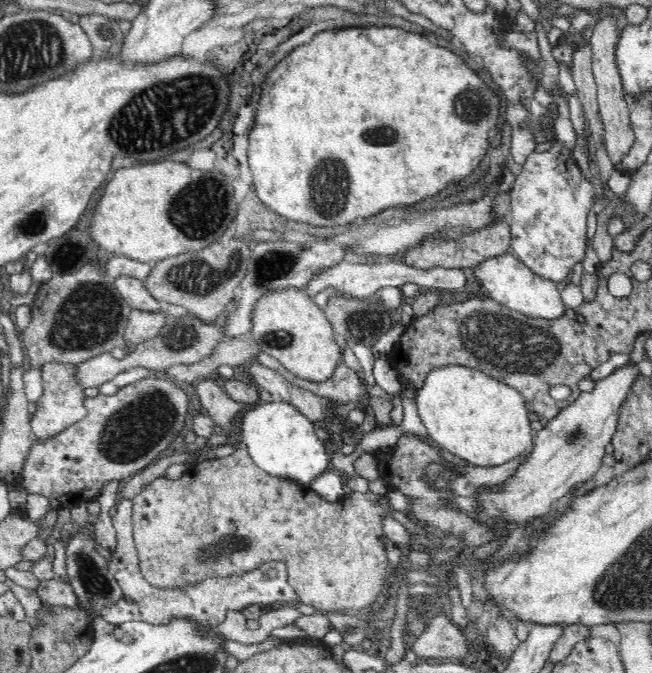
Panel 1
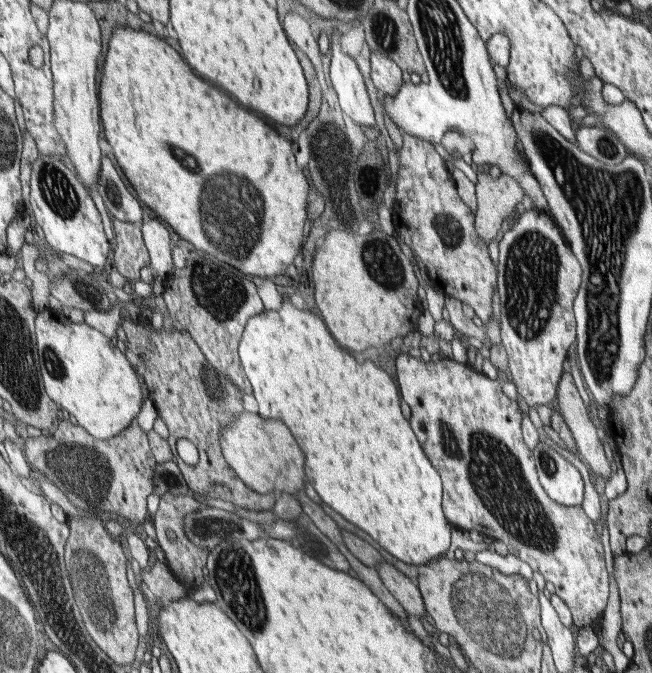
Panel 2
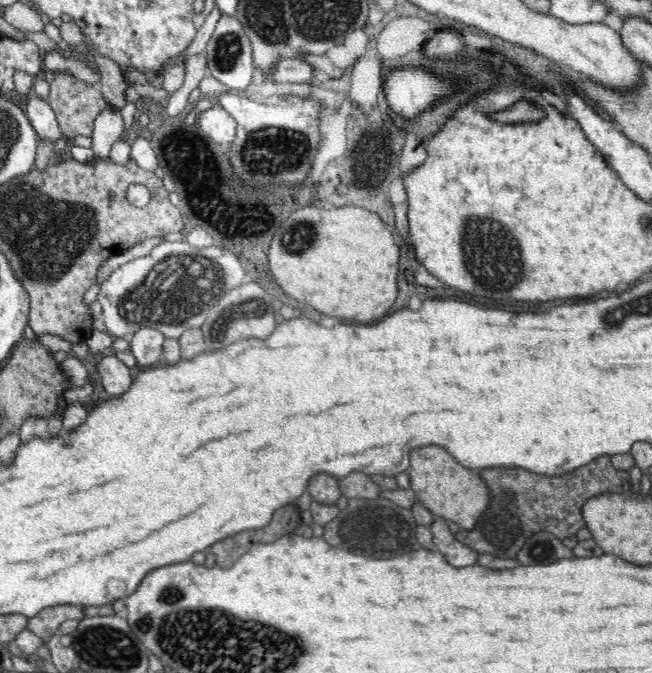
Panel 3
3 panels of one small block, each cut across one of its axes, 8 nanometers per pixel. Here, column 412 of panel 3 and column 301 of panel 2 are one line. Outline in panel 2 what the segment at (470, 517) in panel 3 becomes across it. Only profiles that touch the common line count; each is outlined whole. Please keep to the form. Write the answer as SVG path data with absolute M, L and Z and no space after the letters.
M243 412L239 418L221 432L221 448L223 448L223 458L227 464L233 468L233 472L243 480L243 484L259 494L269 494L269 492L287 492L295 496L299 488L303 490L305 484L305 468L307 462L303 462L303 454L299 446L295 444L293 436L285 428L281 420L273 418L263 418L259 414L249 414Z

